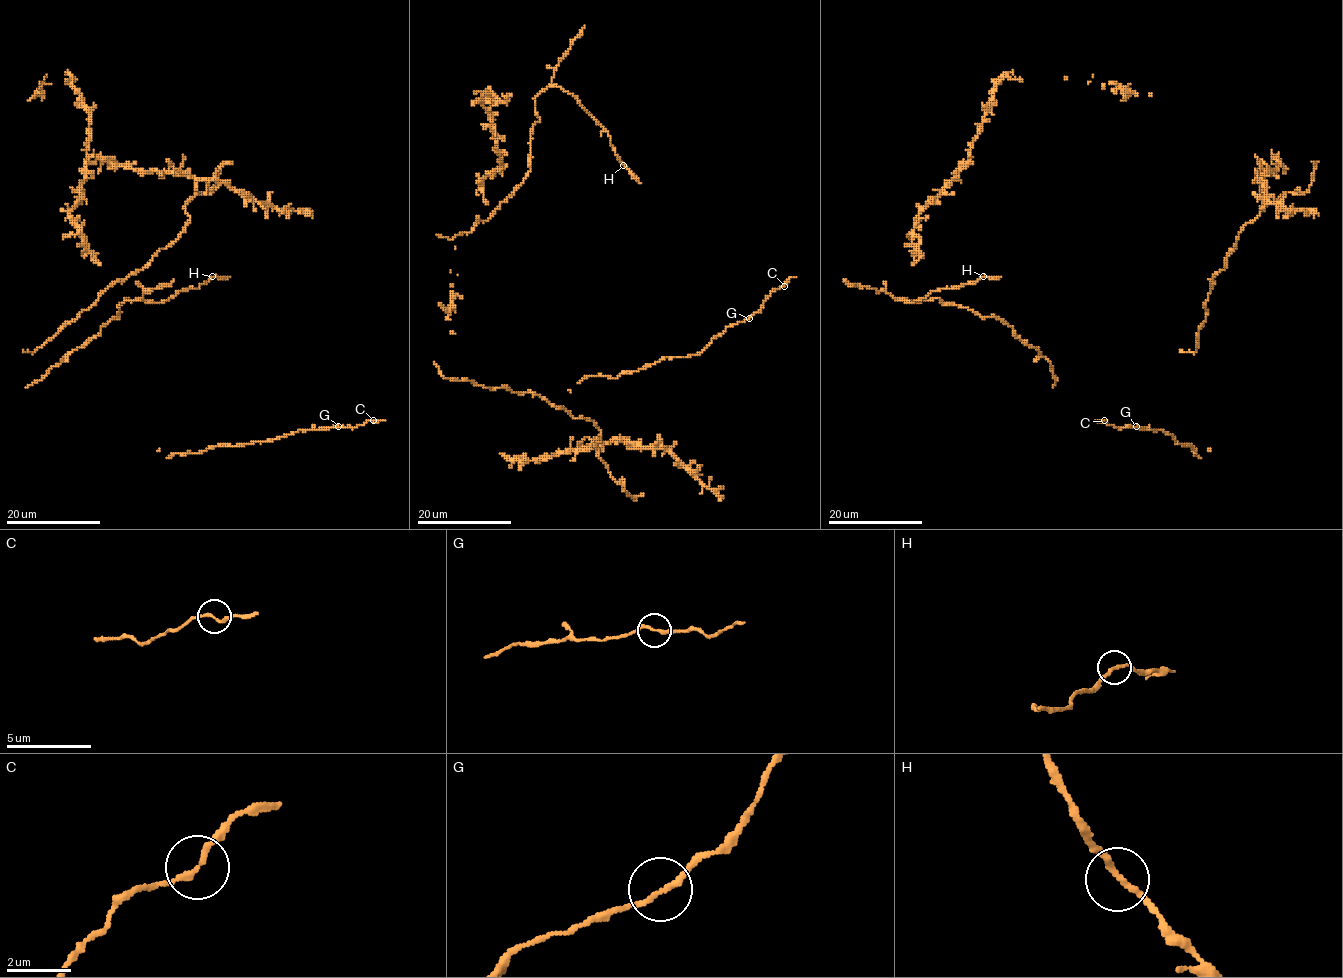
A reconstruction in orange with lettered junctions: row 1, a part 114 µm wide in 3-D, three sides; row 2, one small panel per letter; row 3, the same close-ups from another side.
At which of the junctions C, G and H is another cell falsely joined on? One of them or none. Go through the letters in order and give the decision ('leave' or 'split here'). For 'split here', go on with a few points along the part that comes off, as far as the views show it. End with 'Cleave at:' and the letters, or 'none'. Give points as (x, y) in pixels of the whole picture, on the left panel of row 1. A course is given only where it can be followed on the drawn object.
C: leave
G: leave
H: leave
Cleave at: none

